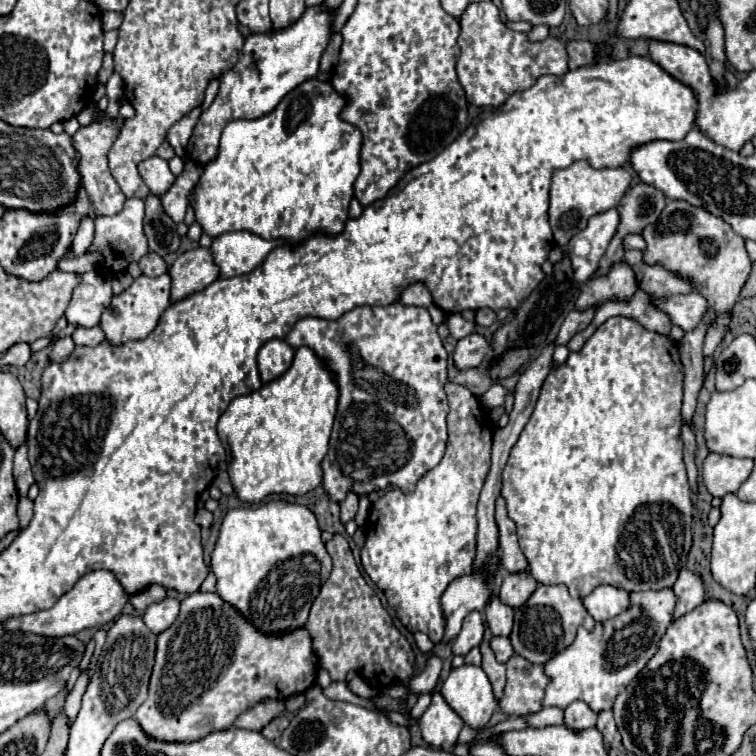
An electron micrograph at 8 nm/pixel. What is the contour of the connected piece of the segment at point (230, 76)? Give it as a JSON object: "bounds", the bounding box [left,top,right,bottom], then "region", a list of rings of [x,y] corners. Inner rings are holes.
{"bounds":[188,6,334,166],"region":[[[316,6],[308,8],[300,16],[300,20],[292,22],[282,30],[248,36],[240,52],[238,64],[220,78],[216,100],[206,112],[202,112],[188,146],[188,156],[200,166],[208,164],[216,158],[218,140],[228,122],[238,118],[256,120],[260,116],[266,116],[280,104],[280,100],[288,92],[292,92],[292,88],[300,86],[304,80],[316,78],[320,56],[332,34],[332,20],[334,16],[328,14],[324,6]]]}

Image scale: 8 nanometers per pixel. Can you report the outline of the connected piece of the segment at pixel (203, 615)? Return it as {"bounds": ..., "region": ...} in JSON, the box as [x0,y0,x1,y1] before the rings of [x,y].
{"bounds":[134,592,318,742],"region":[[[194,592],[182,600],[180,616],[172,628],[164,630],[156,642],[156,660],[150,678],[150,690],[144,704],[134,718],[144,728],[146,736],[164,742],[192,742],[218,730],[228,730],[236,716],[264,698],[288,700],[294,694],[306,692],[316,682],[318,658],[312,650],[312,638],[306,628],[284,636],[268,636],[256,632],[246,618],[242,618],[218,594]]]}

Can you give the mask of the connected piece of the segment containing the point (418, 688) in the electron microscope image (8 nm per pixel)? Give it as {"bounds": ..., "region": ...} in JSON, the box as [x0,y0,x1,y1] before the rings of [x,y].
{"bounds":[408,656,442,694],"region":[[[430,656],[428,658],[428,664],[426,664],[426,670],[414,678],[410,678],[408,682],[408,694],[424,694],[424,692],[432,692],[436,682],[438,682],[438,676],[440,676],[440,670],[442,670],[442,660],[438,656]]]}

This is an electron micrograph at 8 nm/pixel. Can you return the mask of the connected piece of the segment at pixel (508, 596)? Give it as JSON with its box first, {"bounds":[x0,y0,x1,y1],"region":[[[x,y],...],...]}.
{"bounds":[500,570,536,610],"region":[[[528,570],[518,574],[508,574],[500,588],[500,600],[504,600],[504,604],[516,610],[532,596],[534,590],[536,590],[536,580],[530,576]]]}

